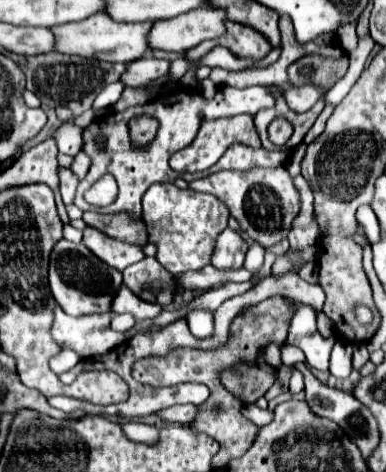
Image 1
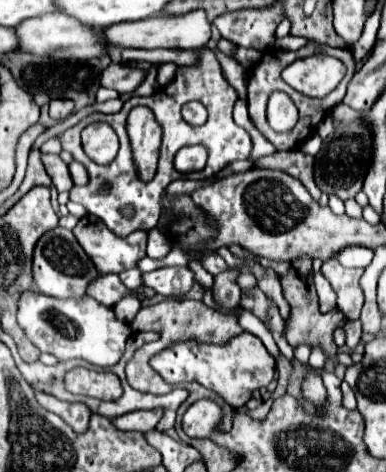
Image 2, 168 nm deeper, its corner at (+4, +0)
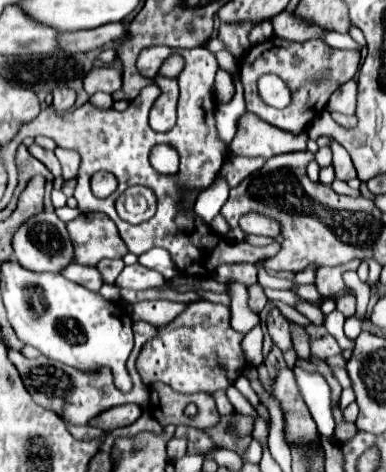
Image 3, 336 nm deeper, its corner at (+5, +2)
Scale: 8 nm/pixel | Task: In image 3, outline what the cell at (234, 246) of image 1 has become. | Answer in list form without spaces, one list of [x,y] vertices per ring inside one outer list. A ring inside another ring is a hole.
[[[206,299],[192,301],[174,321],[158,327],[156,335],[142,345],[136,369],[146,387],[152,383],[166,383],[178,393],[214,393],[226,389],[242,375],[246,367],[246,357],[240,349],[242,337],[242,333],[230,327],[228,307]]]

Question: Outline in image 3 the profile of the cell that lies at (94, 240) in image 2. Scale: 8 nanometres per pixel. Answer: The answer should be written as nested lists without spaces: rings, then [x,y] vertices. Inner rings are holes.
[[[82,213],[66,223],[74,245],[74,263],[96,265],[100,259],[120,259],[128,253],[118,229],[104,213]]]

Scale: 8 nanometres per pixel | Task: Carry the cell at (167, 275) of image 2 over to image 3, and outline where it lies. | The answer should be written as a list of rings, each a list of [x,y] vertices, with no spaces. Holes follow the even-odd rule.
[[[126,265],[122,269],[122,273],[118,275],[118,281],[116,281],[118,287],[124,287],[124,289],[136,289],[136,291],[144,291],[144,289],[150,289],[150,287],[162,287],[164,285],[164,277],[148,267],[142,267],[142,265]]]

